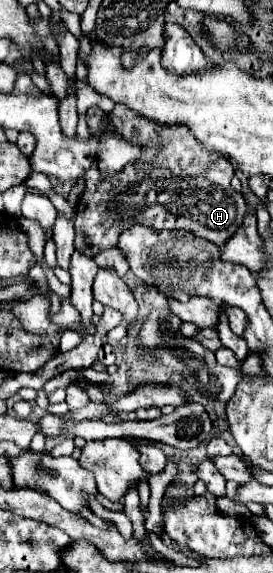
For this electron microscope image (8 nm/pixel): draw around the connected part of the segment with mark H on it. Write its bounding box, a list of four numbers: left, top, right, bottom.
[76,103,246,255]

